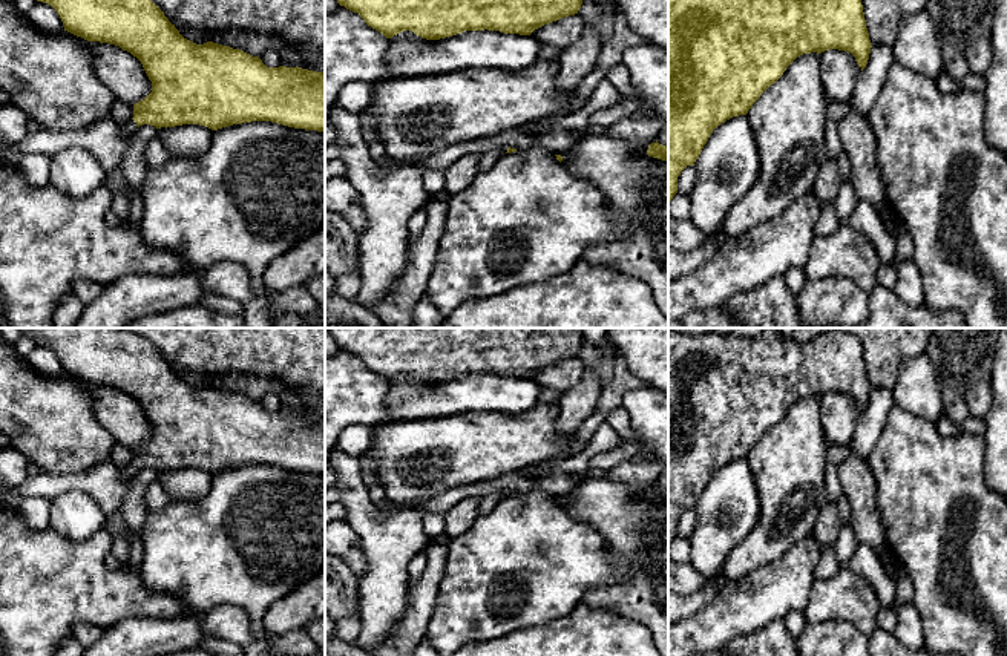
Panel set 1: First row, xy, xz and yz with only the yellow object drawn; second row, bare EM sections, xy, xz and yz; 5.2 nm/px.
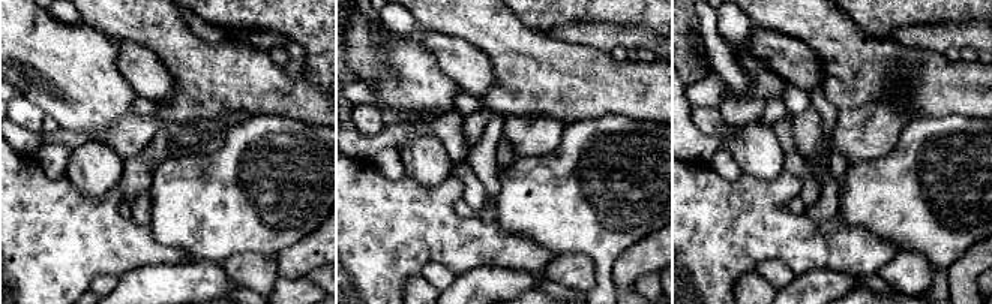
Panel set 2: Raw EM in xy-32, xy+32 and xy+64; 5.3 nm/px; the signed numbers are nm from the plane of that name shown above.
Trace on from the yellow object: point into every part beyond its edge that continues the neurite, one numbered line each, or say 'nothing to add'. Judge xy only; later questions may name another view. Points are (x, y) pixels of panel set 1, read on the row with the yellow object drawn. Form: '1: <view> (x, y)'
1: xy (129, 126)

